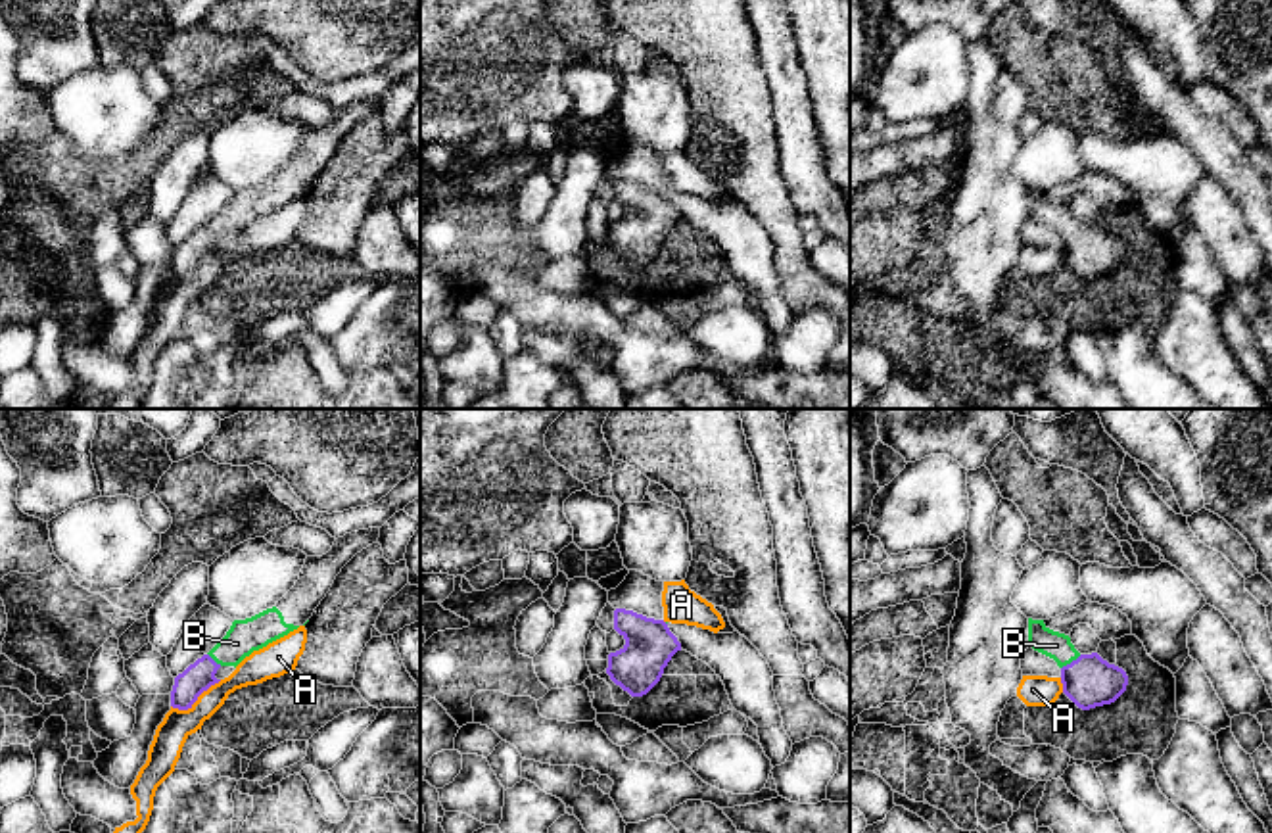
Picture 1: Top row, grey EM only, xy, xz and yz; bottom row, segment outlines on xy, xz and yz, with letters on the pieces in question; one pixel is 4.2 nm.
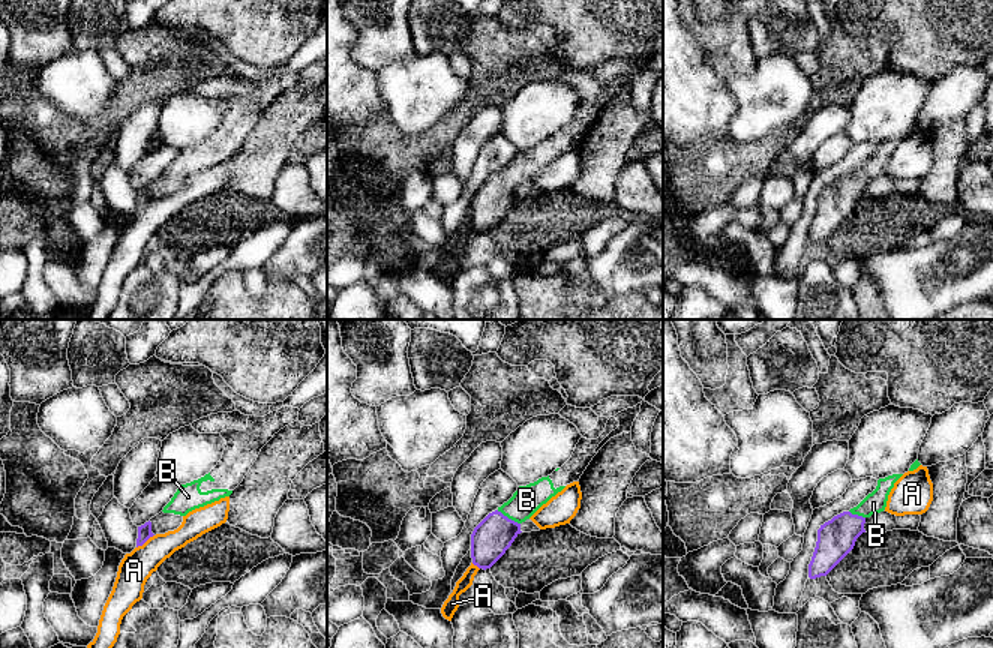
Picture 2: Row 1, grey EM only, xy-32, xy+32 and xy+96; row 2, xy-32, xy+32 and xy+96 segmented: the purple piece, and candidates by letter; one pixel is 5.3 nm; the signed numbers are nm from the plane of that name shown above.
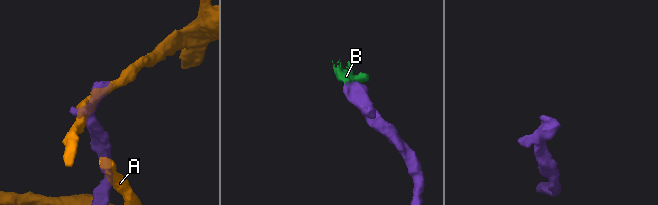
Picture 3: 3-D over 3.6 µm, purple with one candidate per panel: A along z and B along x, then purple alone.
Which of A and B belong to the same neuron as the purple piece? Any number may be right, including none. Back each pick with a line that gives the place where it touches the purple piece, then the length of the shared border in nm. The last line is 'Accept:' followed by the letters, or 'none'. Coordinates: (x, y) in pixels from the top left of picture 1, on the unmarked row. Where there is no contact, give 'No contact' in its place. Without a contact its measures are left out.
B: Touches purple at yz (1073, 231). Shared border 110 nm
Accept: B

